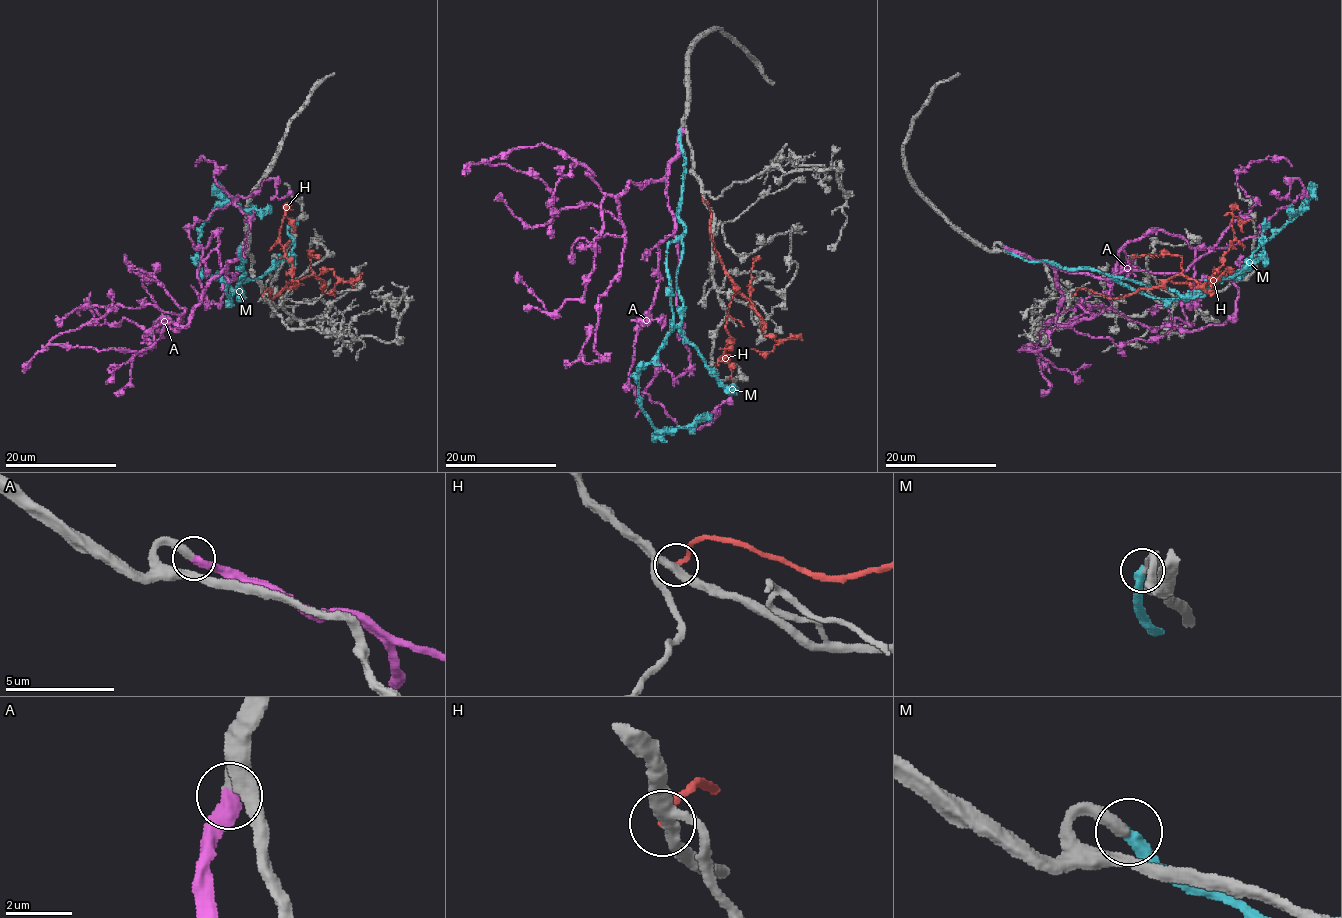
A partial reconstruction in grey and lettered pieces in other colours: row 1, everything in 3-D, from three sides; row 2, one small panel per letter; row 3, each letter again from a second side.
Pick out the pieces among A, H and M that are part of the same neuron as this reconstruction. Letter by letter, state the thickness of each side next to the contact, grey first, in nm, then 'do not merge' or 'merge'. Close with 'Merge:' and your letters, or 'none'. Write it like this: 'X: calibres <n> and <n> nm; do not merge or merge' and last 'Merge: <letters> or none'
A: calibres 420 and 440 nm; merge
H: calibres 300 and 190 nm; do not merge
M: calibres 420 and 380 nm; do not merge
Merge: A

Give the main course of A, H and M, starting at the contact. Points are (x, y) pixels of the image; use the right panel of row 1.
A: (1005, 247), (1109, 281), (1127, 243), (1158, 230), (1231, 247), (1303, 184), (1270, 193)
H: (1073, 295), (1081, 289), (1105, 297), (1122, 297), (1168, 281), (1204, 286), (1233, 240), (1231, 219), (1256, 219)
M: (1005, 246), (1028, 261), (1095, 269), (1196, 296), (1215, 281), (1238, 275), (1305, 202), (1295, 212), (1291, 207)

